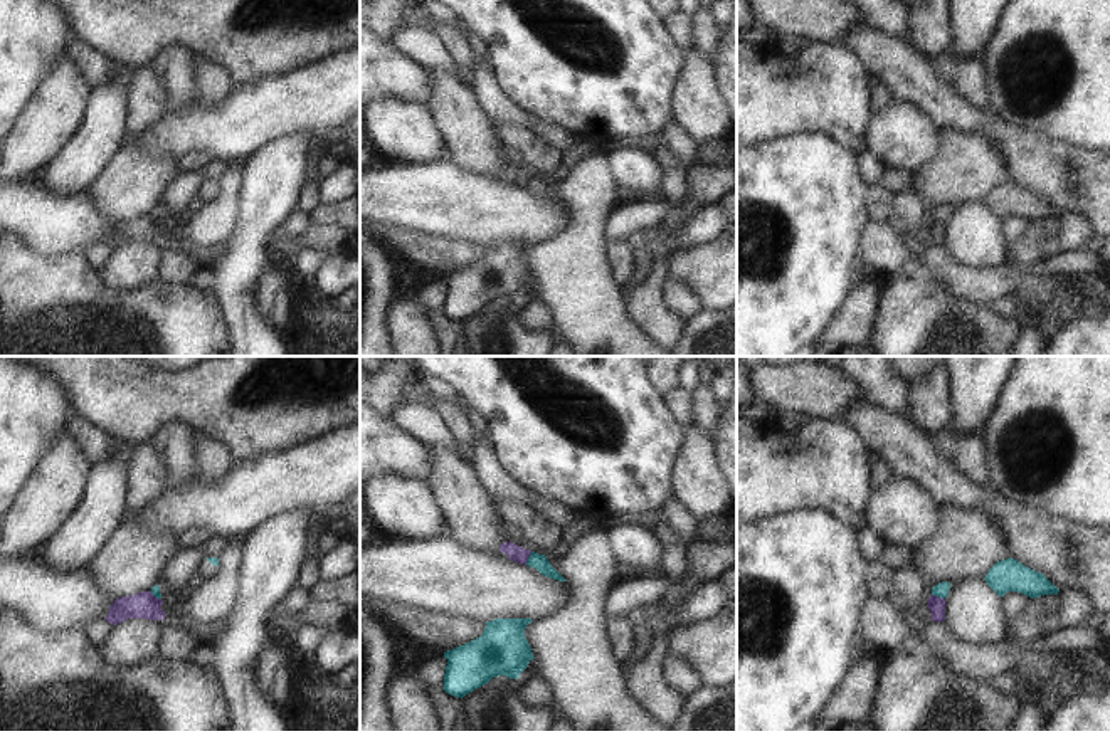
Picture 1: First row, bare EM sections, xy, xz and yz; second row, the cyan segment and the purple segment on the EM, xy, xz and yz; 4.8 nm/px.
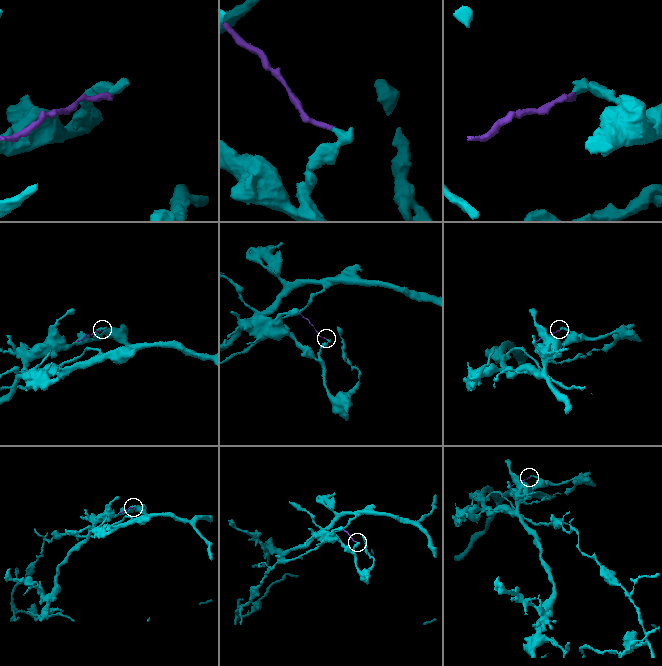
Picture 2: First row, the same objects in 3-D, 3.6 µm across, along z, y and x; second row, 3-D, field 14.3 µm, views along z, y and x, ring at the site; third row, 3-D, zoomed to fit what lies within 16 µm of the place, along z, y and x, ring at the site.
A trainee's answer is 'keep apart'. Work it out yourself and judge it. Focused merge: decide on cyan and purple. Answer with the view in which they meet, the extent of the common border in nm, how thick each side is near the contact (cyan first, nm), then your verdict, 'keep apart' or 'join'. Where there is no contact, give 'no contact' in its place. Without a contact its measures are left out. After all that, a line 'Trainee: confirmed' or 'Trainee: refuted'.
meets cyan in xz; contact 70 nm long; 70 nm thick on the cyan side, 80 nm on the other; keep apart
Trainee: confirmed

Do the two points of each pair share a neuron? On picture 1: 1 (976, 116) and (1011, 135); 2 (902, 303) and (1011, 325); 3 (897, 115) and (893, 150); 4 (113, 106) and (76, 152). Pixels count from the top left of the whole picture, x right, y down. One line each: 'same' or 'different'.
1: same
2: same
3: same
4: same

